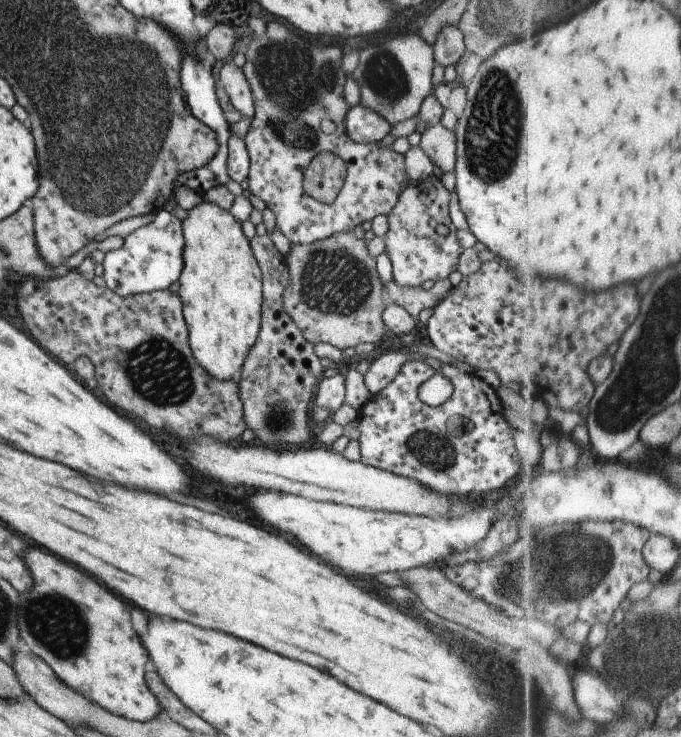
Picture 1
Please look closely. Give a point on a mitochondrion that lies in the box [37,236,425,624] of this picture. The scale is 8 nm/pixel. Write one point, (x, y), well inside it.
(335, 280)

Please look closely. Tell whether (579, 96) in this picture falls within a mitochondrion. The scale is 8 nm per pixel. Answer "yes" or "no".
no

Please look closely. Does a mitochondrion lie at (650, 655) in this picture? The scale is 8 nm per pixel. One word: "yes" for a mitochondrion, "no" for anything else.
yes

